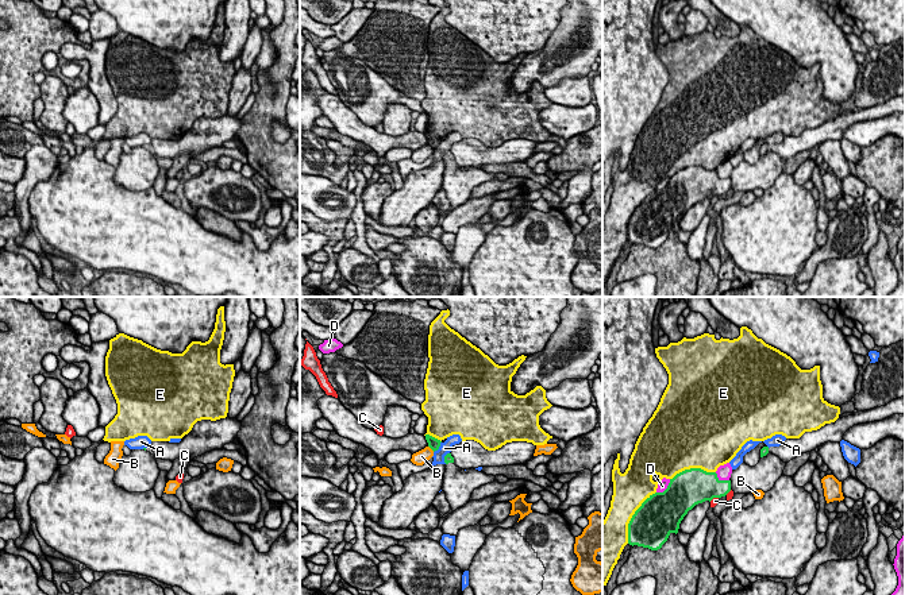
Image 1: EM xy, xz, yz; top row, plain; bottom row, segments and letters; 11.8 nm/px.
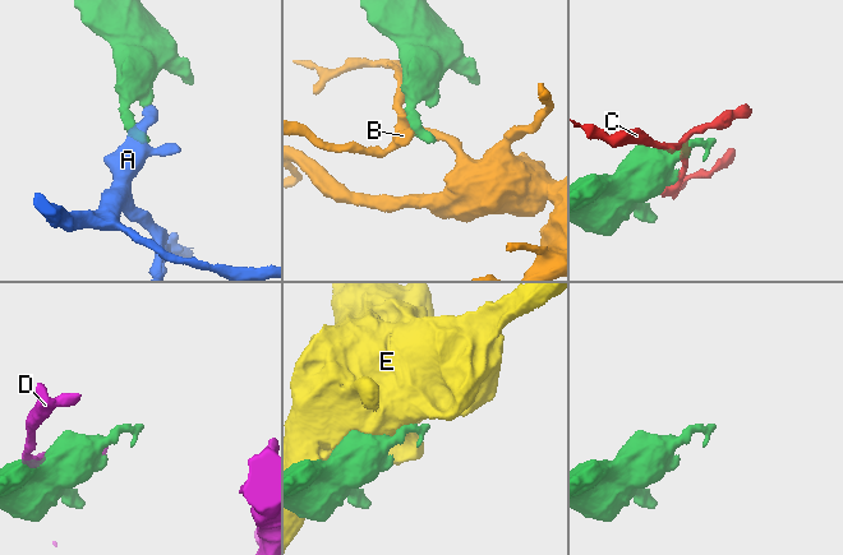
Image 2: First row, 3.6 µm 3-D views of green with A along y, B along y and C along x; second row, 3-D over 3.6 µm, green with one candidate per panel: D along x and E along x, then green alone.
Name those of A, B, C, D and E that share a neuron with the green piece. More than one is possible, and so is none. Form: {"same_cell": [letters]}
{"same_cell": []}

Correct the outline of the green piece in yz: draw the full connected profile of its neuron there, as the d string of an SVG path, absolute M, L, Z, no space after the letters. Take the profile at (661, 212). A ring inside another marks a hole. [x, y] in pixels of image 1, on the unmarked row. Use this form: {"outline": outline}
{"outline": "M690 166L677 171L663 190L650 193L635 209L628 221L628 242L658 248L671 231L678 231L683 215L696 202L713 196L725 194L731 189L731 178L720 178L716 170Z"}

